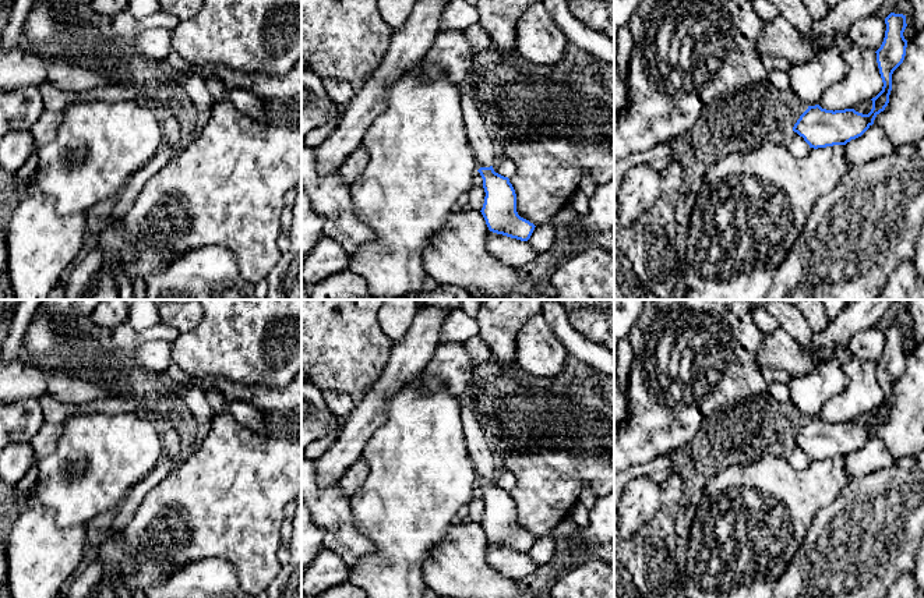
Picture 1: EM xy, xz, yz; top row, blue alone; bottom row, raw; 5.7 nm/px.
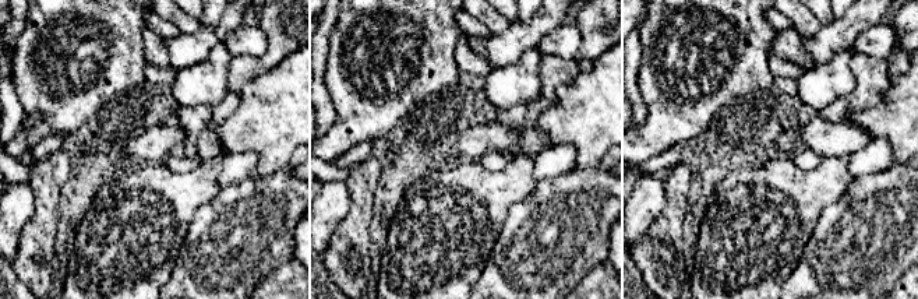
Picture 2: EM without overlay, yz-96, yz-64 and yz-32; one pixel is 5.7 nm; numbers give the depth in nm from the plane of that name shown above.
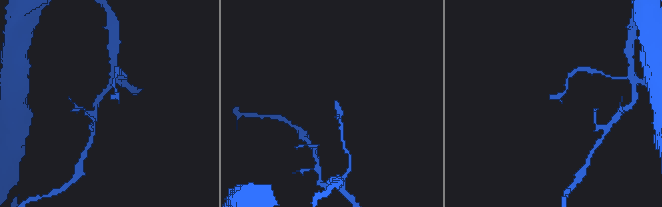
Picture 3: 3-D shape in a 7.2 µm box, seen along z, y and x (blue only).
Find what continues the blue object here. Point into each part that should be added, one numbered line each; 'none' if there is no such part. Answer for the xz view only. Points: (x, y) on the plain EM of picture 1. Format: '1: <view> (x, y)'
1: xz (486, 464)

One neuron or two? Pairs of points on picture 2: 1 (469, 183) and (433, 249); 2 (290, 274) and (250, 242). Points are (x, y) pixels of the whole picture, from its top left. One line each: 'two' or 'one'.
1: one
2: two

